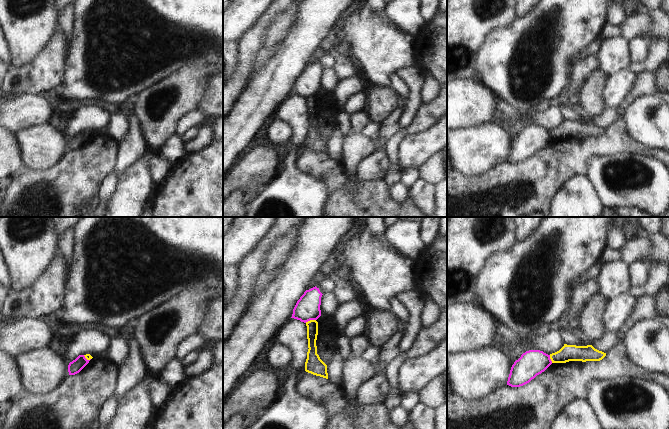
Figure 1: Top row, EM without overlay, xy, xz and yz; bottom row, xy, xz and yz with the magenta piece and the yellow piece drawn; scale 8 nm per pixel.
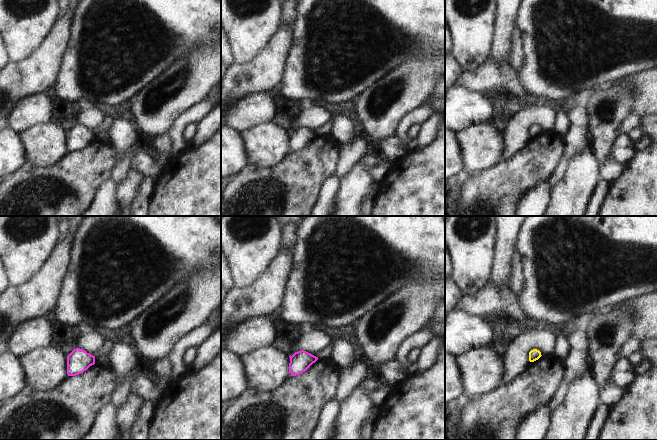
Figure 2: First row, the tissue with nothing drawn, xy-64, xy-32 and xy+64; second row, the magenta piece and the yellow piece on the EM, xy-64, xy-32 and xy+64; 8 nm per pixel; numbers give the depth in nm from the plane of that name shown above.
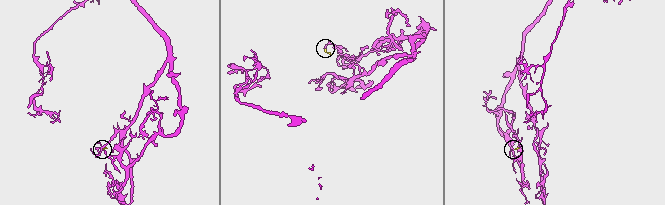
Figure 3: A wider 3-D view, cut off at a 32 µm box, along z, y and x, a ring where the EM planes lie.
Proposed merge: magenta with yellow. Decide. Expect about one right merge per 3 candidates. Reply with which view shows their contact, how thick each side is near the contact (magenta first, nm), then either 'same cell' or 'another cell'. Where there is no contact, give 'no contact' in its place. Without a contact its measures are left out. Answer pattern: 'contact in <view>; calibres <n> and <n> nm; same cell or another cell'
contact in xz; calibres 200 and 100 nm; another cell

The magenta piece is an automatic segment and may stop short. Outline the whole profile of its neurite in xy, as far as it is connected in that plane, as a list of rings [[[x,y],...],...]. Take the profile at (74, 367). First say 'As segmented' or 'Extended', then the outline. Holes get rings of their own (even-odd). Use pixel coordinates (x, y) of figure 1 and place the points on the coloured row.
As segmented. [[[79,355],[75,360],[69,363],[68,372],[69,375],[75,375],[79,373],[90,360],[87,360],[84,355]]]

